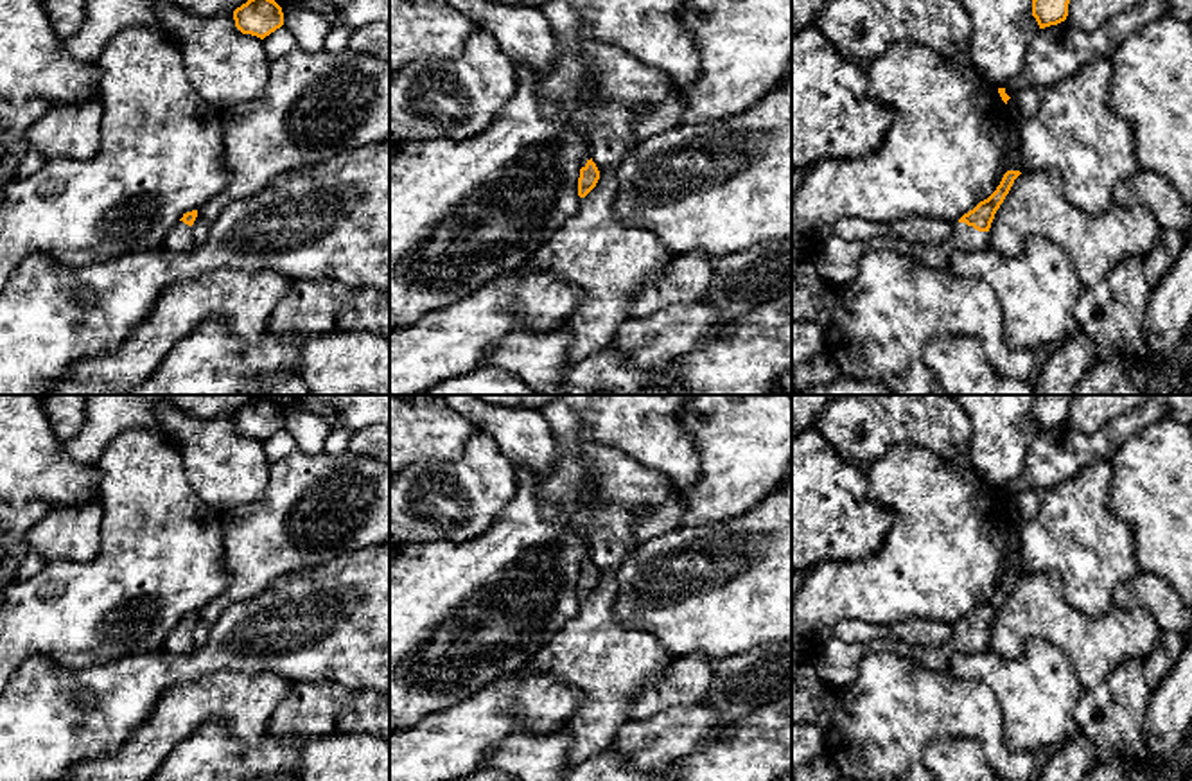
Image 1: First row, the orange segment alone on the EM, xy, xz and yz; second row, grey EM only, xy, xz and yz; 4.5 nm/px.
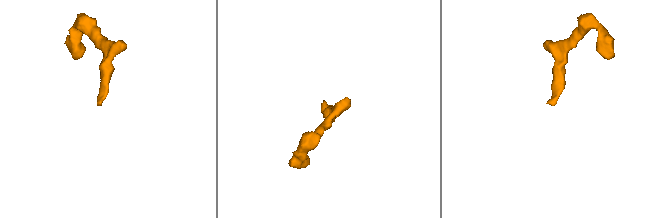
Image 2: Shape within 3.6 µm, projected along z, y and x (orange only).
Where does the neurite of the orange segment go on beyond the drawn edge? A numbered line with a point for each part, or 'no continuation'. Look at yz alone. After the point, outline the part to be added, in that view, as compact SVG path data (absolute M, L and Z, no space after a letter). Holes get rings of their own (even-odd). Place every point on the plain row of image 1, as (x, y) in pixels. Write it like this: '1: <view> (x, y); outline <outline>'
1: yz (837, 663); outline M957 623L951 637L935 646L912 646L894 637L871 643L844 643L833 637L813 655L813 664L819 679L837 691L856 680L860 663L869 652L890 652L923 668L941 671L948 668L953 654L977 654L982 650L987 650L987 634L978 634Z

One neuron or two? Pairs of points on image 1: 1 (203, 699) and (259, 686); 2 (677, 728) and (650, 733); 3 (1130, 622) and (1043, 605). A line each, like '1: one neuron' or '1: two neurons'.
1: one neuron
2: one neuron
3: one neuron

